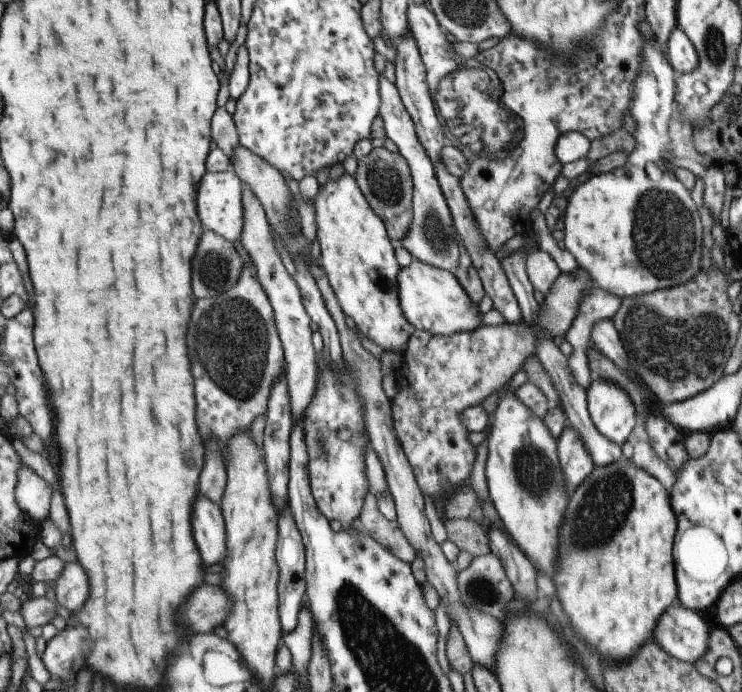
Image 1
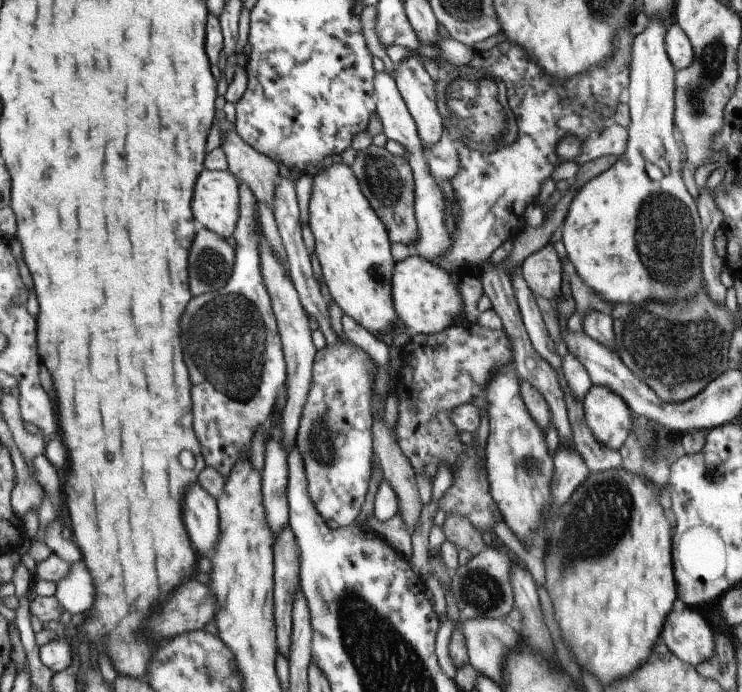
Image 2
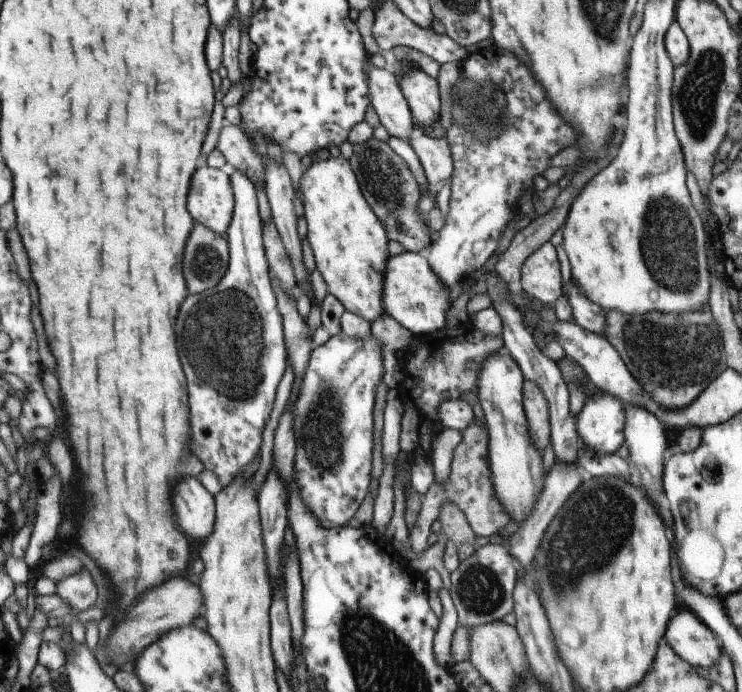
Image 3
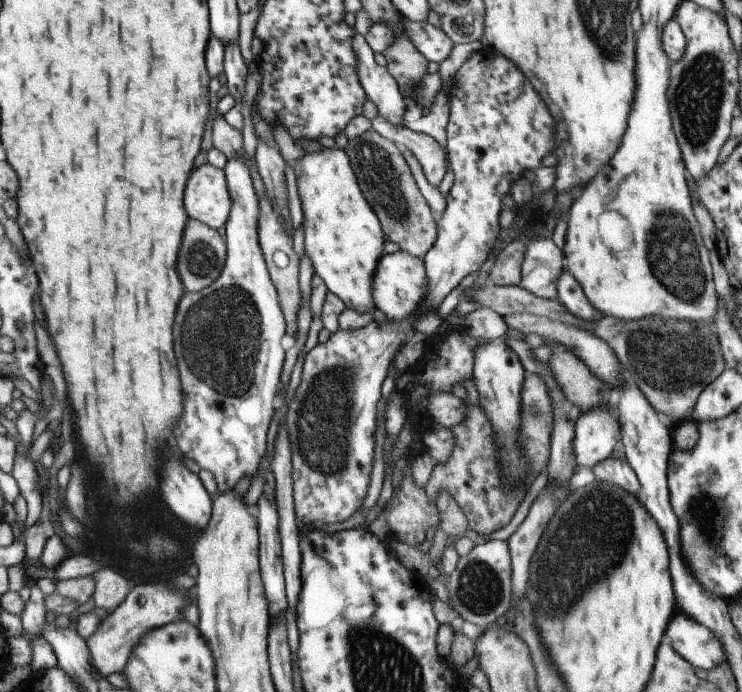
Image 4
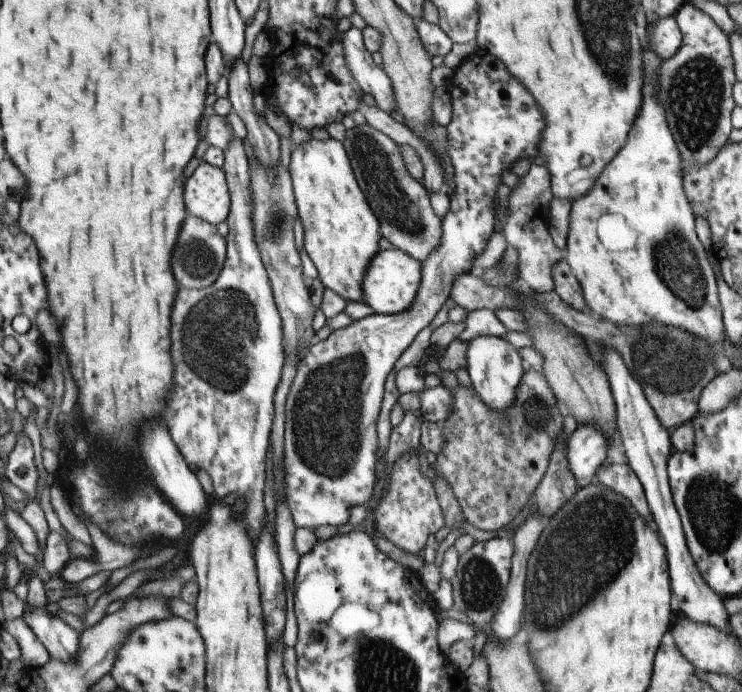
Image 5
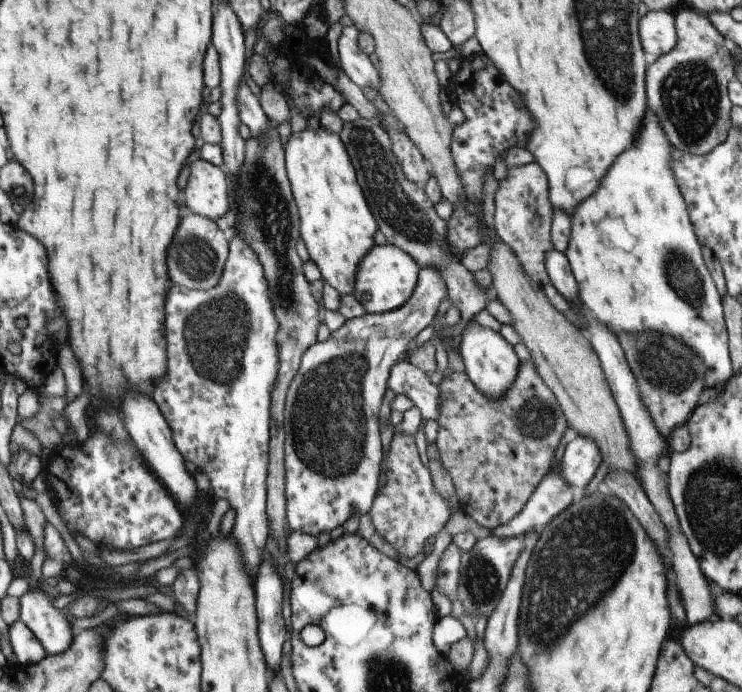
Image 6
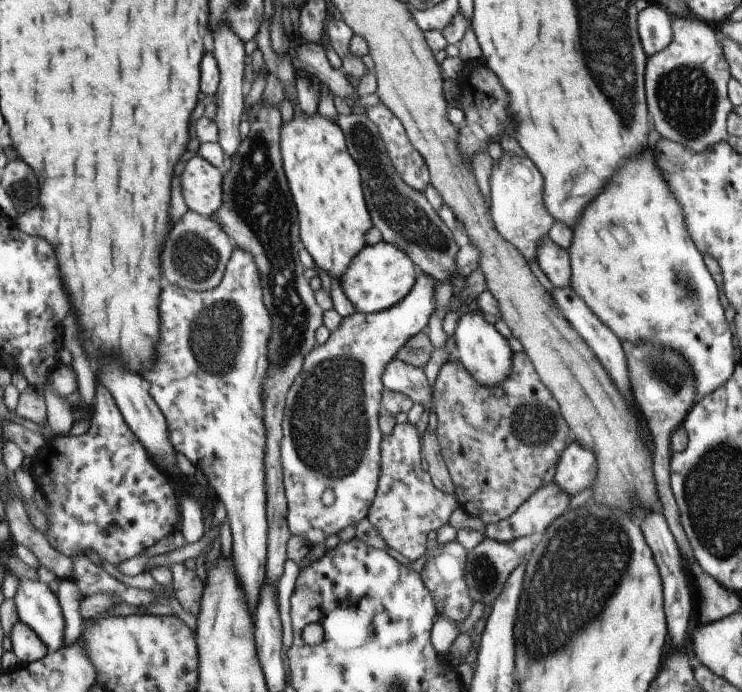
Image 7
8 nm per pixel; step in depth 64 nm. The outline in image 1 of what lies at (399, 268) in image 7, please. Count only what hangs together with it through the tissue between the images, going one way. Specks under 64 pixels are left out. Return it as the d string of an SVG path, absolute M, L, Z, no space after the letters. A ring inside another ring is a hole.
M413 259L408 266L401 268L398 275L398 296L403 314L414 330L450 336L475 331L484 325L478 305L471 301L455 275L418 259Z

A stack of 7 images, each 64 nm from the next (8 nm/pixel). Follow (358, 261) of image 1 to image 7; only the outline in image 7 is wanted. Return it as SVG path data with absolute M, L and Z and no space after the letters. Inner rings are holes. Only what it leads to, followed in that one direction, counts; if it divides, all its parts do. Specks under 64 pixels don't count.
M318 110L313 116L301 112L288 123L281 123L280 154L297 207L300 241L314 262L339 280L350 260L367 246L364 236L373 227L358 164L348 152L346 136L336 120L321 116Z

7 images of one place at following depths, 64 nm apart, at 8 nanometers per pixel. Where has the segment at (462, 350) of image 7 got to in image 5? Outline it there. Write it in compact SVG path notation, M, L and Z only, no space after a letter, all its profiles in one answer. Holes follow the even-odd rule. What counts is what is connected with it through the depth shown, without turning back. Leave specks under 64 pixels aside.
M478 337L467 342L467 371L476 395L489 409L506 412L515 401L520 379L525 373L520 353L507 339Z

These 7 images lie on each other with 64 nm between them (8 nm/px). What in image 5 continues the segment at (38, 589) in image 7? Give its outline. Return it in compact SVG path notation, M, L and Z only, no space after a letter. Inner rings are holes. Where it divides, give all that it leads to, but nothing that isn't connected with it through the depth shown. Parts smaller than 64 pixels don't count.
M26 604L24 616L26 624L48 649L52 659L62 663L70 663L79 653L81 633L72 629L61 619L51 615L46 609L29 610Z

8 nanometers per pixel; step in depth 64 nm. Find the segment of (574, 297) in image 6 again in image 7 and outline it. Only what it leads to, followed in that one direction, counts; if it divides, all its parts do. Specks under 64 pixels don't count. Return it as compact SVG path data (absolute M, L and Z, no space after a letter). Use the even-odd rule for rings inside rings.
M542 238L536 252L537 263L556 288L570 286L571 265L569 255L550 238Z

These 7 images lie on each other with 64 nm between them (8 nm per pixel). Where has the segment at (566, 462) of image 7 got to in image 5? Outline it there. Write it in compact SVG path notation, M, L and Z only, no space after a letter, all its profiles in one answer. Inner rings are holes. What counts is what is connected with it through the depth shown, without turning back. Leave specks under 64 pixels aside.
M590 423L579 424L567 440L567 459L571 474L582 487L589 485L597 467L606 460L609 448L607 436Z

